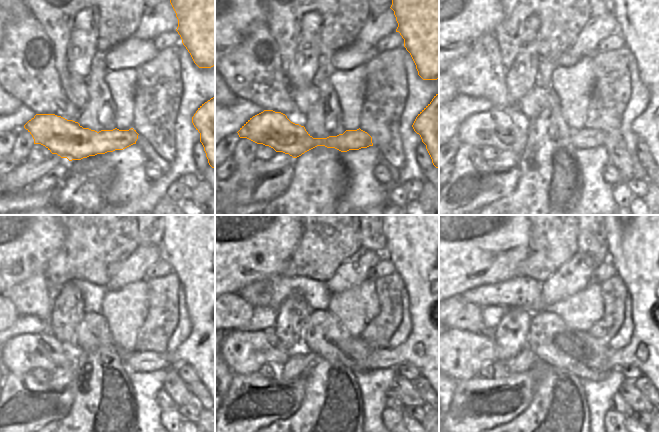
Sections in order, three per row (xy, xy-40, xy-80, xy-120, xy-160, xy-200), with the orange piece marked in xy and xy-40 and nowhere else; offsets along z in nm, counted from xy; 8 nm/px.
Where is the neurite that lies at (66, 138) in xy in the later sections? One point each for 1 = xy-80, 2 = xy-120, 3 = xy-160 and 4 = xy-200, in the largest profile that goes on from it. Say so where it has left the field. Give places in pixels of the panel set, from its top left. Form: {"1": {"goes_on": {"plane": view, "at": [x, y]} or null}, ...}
{"1": {"goes_on": {"plane": "xy-80", "at": [495, 127]}}, "2": {"goes_on": {"plane": "xy-120", "at": [194, 241]}}, "3": {"goes_on": {"plane": "xy-160", "at": [418, 235]}}, "4": {"goes_on": {"plane": "xy-200", "at": [642, 235]}}}

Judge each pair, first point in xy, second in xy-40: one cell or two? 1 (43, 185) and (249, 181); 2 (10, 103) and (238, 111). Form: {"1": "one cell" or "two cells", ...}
{"1": "one cell", "2": "two cells"}

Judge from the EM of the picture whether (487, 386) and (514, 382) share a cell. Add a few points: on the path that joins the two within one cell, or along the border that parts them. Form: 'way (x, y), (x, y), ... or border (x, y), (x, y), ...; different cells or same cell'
way (494, 385), (507, 383); same cell

